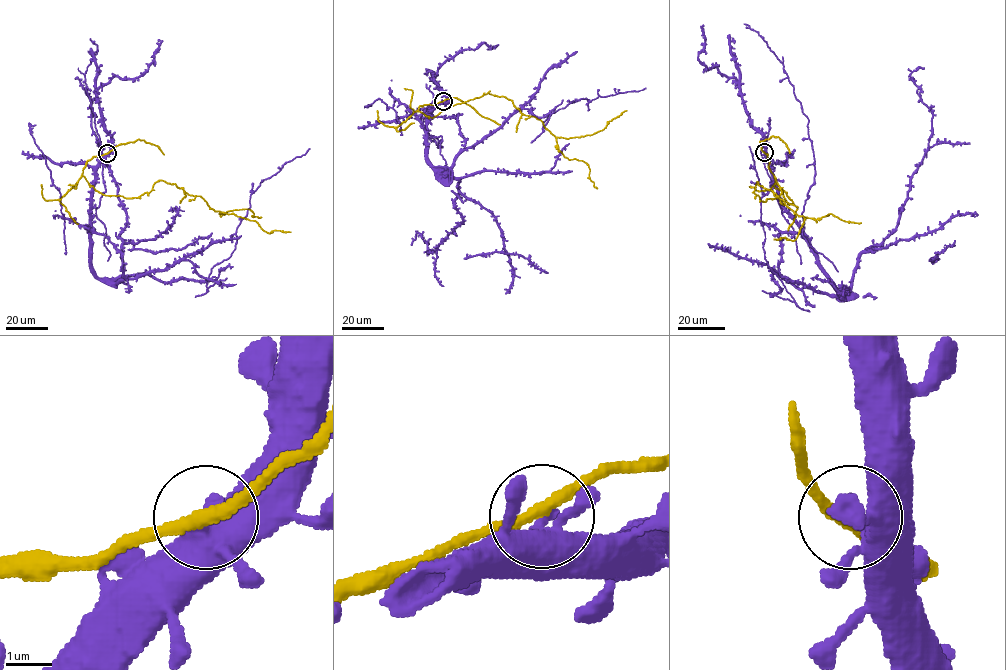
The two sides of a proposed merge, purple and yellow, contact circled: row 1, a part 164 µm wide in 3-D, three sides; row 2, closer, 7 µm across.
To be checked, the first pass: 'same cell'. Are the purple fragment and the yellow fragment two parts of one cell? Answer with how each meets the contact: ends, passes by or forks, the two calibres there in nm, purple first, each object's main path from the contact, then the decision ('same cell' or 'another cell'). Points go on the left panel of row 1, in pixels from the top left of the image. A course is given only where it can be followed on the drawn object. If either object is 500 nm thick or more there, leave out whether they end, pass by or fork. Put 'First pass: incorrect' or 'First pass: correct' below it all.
purple passes by | yellow passes by | 300/280 nm | purple via (107, 153), (91, 269), (117, 283), (189, 260), (218, 281), (208, 287), (250, 195), (309, 148) | yellow via (107, 153), (88, 160), (82, 175), (106, 195), (138, 197), (164, 181), (269, 233), (290, 232) | another cell
First pass: incorrect

